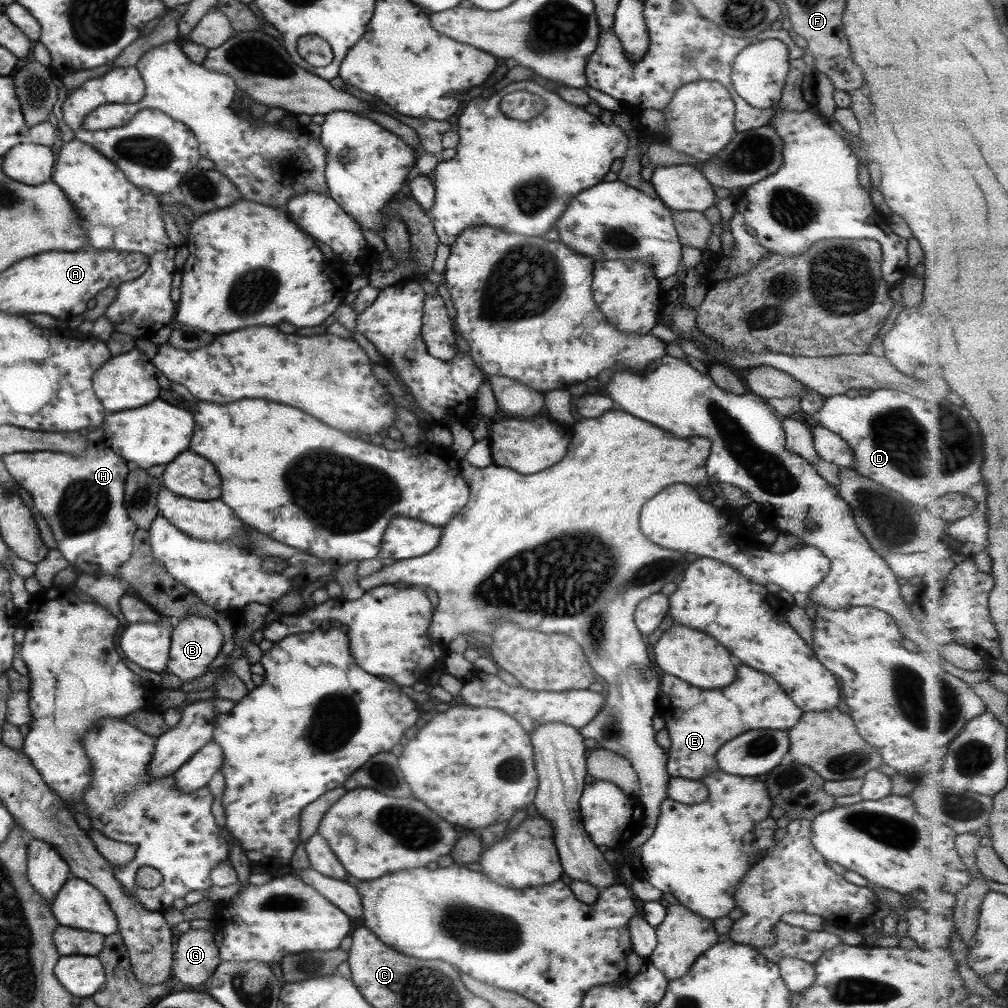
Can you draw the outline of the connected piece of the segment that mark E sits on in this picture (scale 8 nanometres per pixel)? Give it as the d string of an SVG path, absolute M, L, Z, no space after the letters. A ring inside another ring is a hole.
M738 666L736 682L714 690L688 686L688 682L670 674L659 679L658 712L665 720L671 740L666 764L670 777L700 781L705 774L719 769L714 754L730 738L756 728L787 731L803 715L803 710L774 679L756 674L750 666Z

